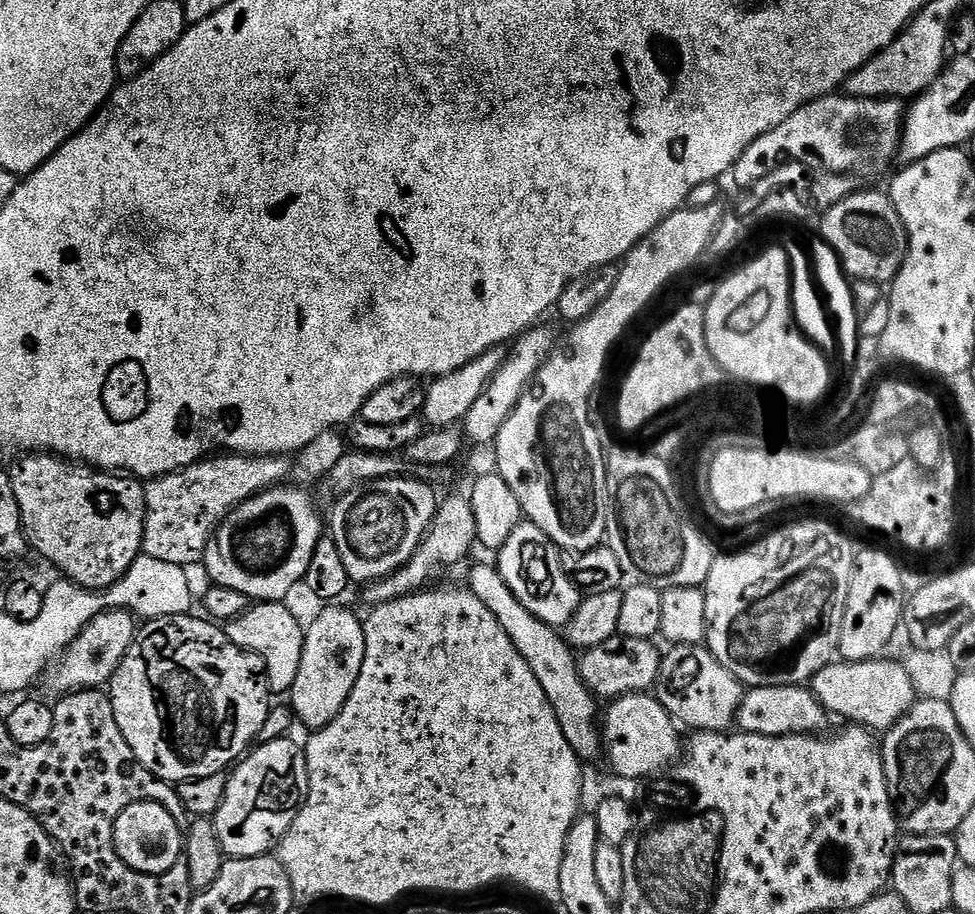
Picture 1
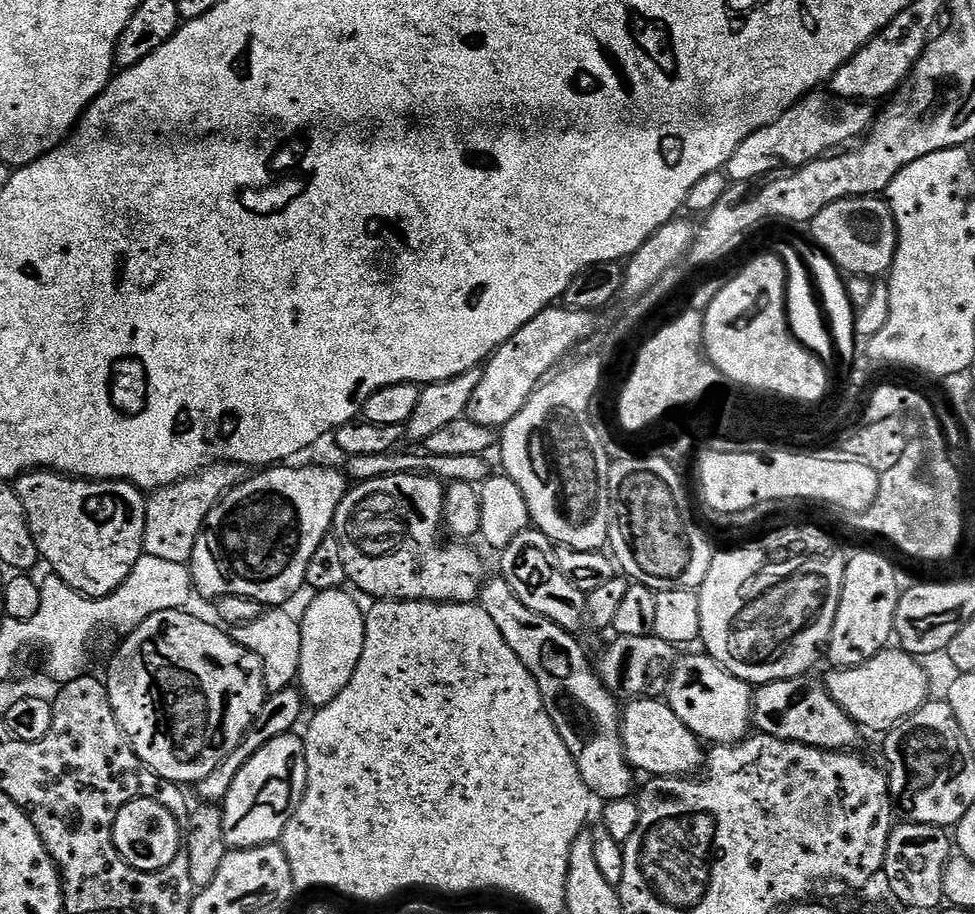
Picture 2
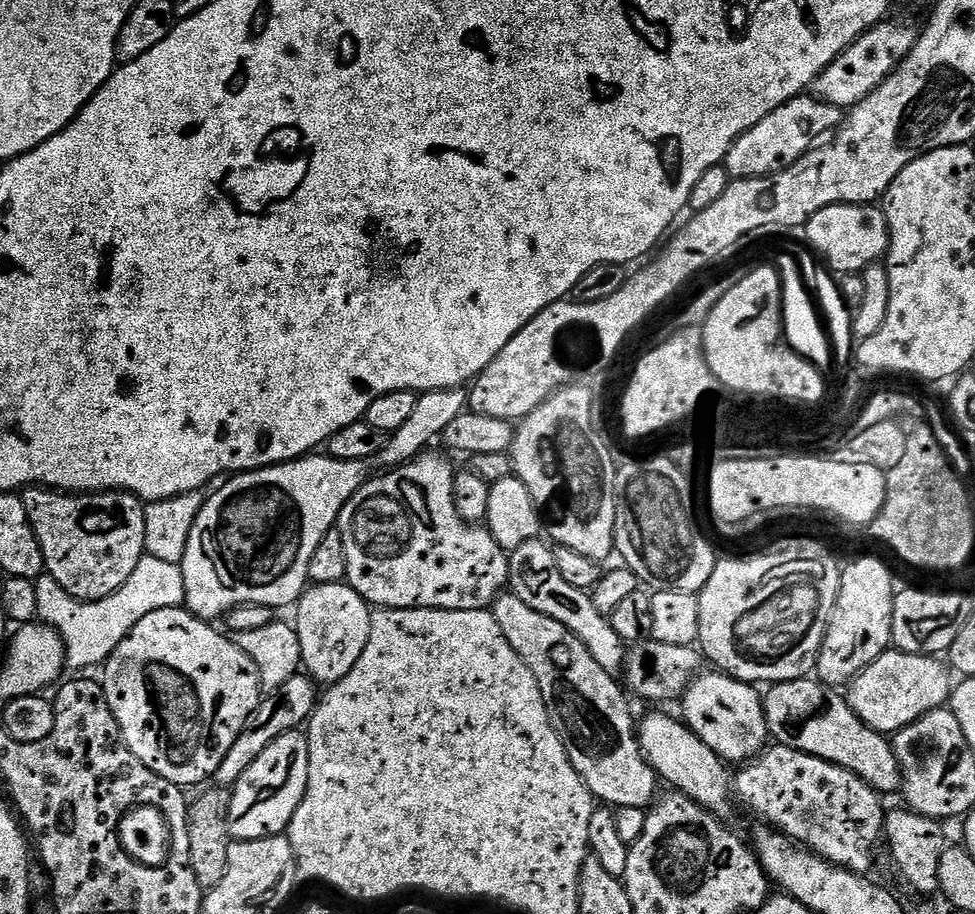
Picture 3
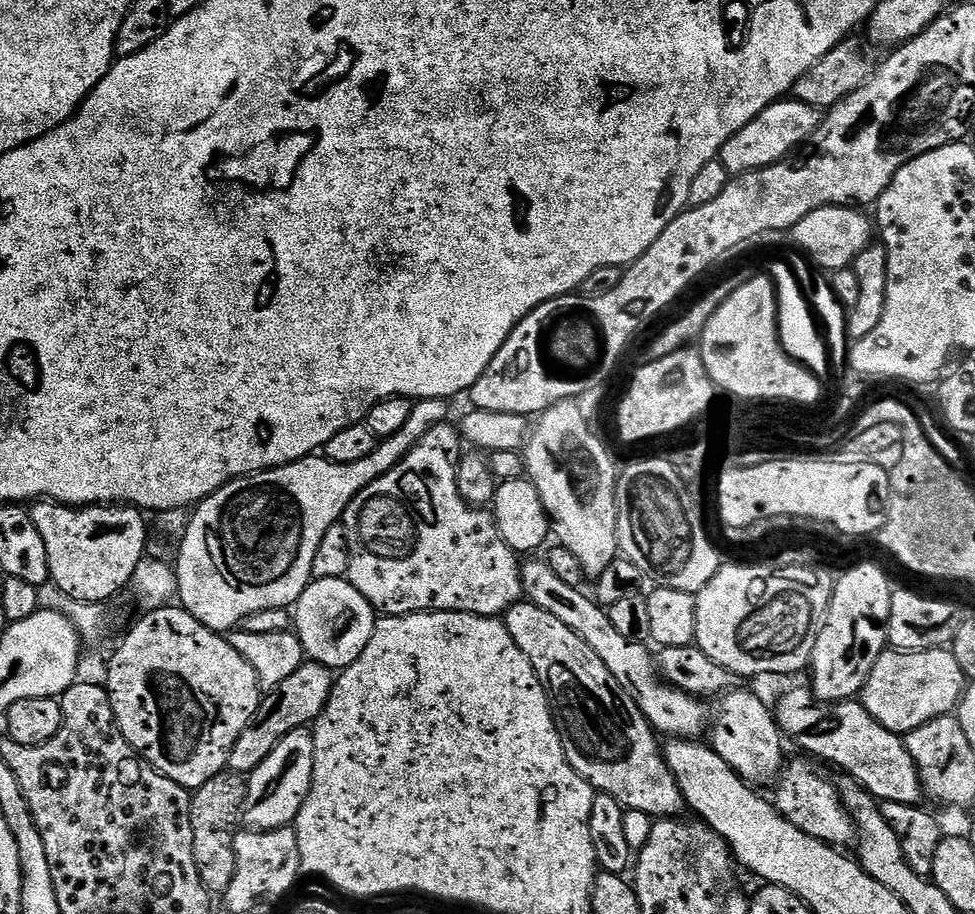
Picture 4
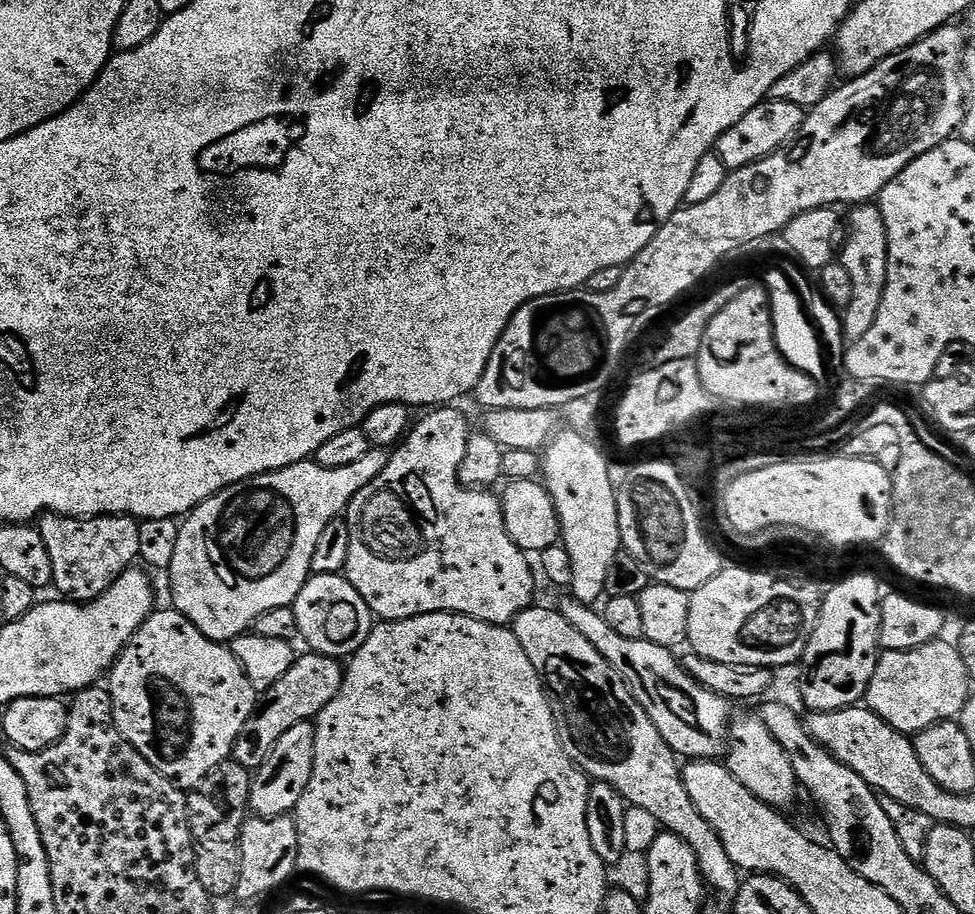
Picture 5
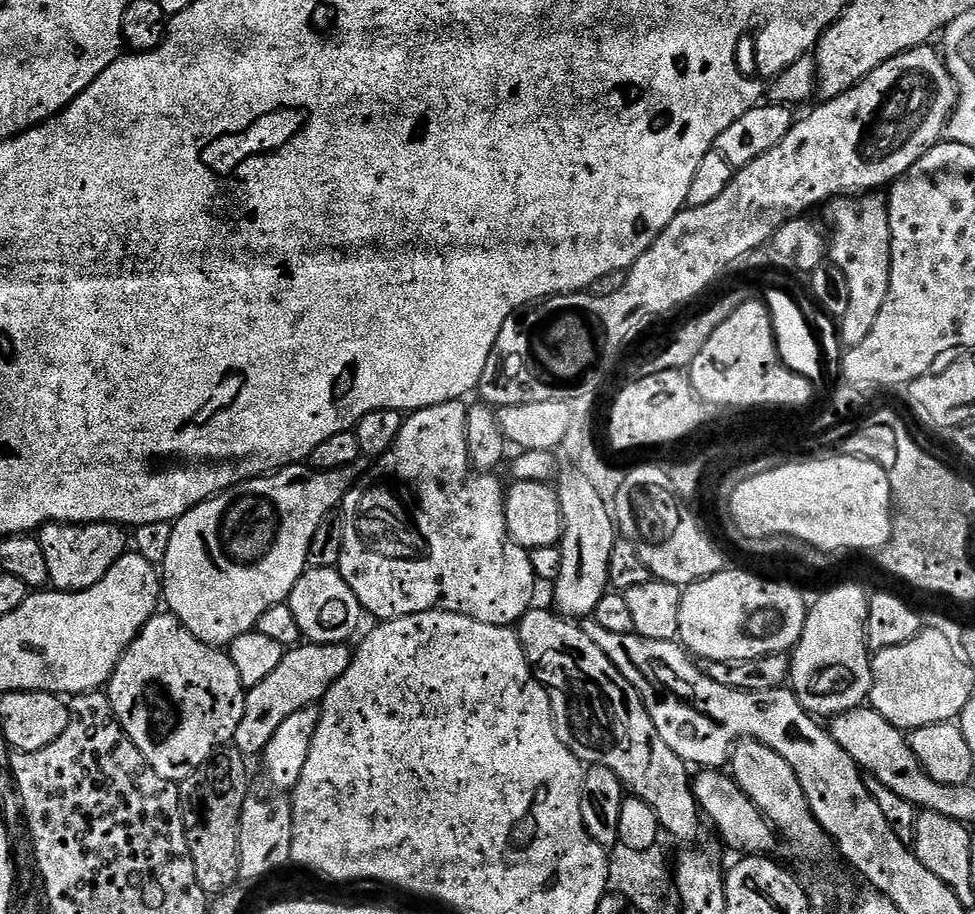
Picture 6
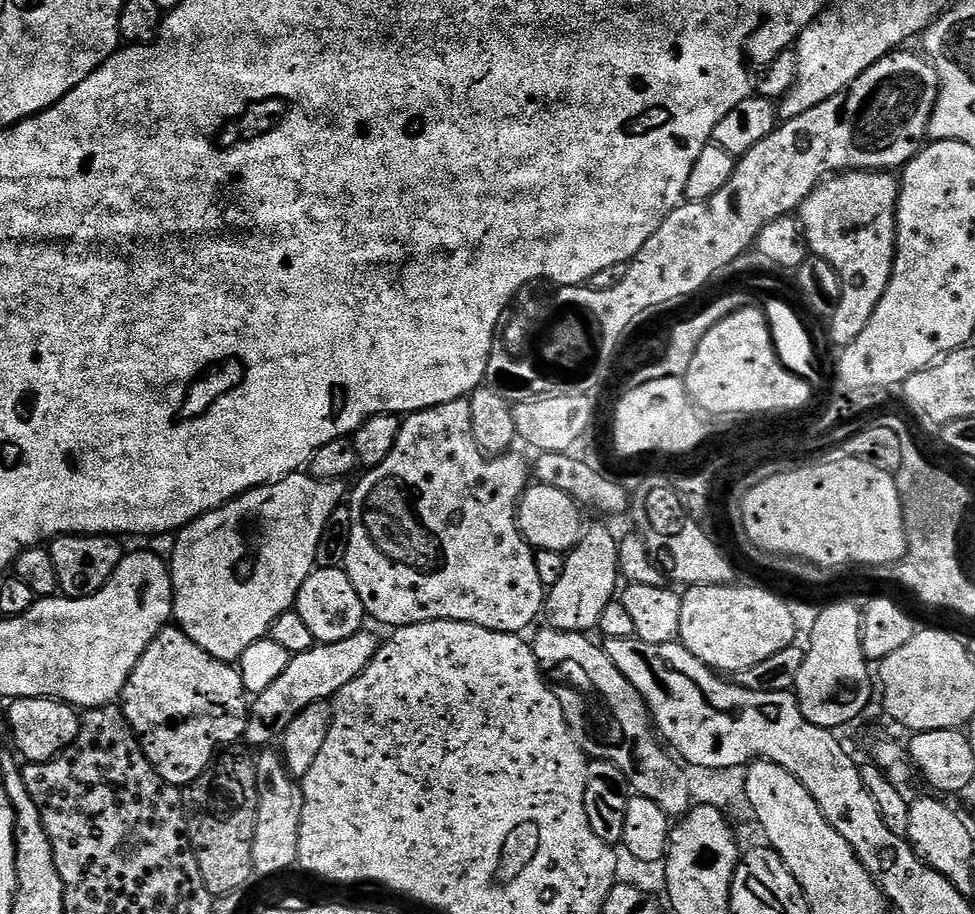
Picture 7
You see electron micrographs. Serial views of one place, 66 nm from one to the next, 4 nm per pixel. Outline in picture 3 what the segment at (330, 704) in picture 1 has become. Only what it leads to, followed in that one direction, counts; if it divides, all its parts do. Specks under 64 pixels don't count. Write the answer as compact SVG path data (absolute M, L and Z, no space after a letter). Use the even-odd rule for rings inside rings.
M341 582L309 587L294 611L294 627L302 646L303 671L320 686L331 686L346 678L346 674L354 670L354 662L362 658L362 650L366 650L373 609L349 584Z

